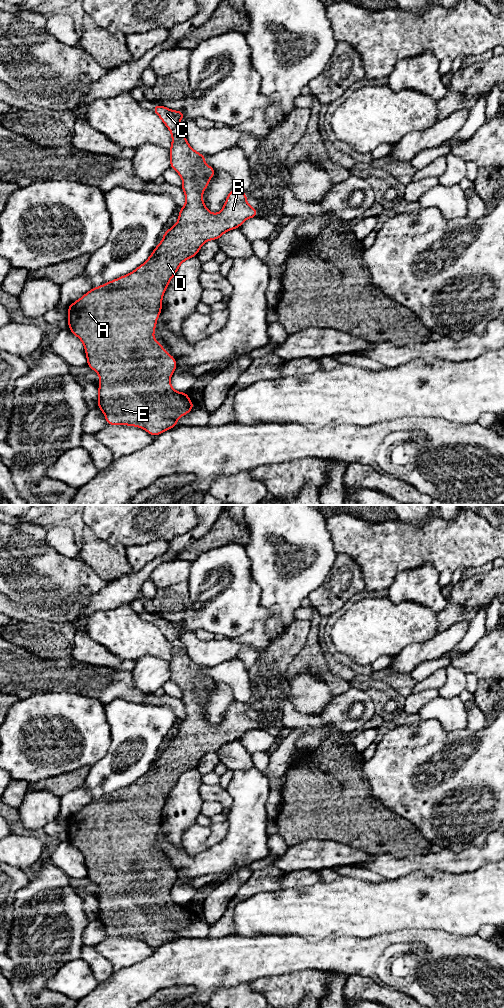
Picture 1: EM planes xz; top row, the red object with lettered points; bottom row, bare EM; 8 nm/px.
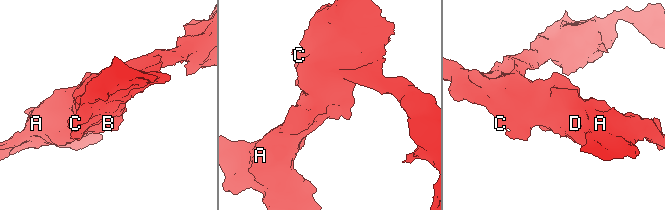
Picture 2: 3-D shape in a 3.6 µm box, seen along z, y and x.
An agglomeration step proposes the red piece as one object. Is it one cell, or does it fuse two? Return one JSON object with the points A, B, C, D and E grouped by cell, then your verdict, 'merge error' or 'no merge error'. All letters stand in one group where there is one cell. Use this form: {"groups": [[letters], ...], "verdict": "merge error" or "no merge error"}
{"groups": [["A", "B", "C", "D", "E"]], "verdict": "no merge error"}

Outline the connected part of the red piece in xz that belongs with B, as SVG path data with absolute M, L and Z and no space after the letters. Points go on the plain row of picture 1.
M155 616L153 624L171 644L170 680L182 690L181 700L186 716L179 720L177 735L165 743L162 753L141 778L92 800L68 817L68 839L85 859L87 878L99 887L98 921L104 925L106 936L136 938L155 949L178 938L177 931L195 918L187 904L173 901L170 889L176 882L177 874L153 849L165 802L179 778L197 768L205 754L219 752L225 744L238 741L245 732L257 729L259 725L247 715L246 705L235 700L229 704L223 721L217 726L211 725L204 717L202 707L216 682L204 675L207 668L196 664L188 656L179 637L179 632L186 628L181 622L174 623L158 616Z

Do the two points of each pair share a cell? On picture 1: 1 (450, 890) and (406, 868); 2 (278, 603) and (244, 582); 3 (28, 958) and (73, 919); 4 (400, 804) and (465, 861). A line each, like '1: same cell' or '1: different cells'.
1: different cells
2: different cells
3: same cell
4: different cells

